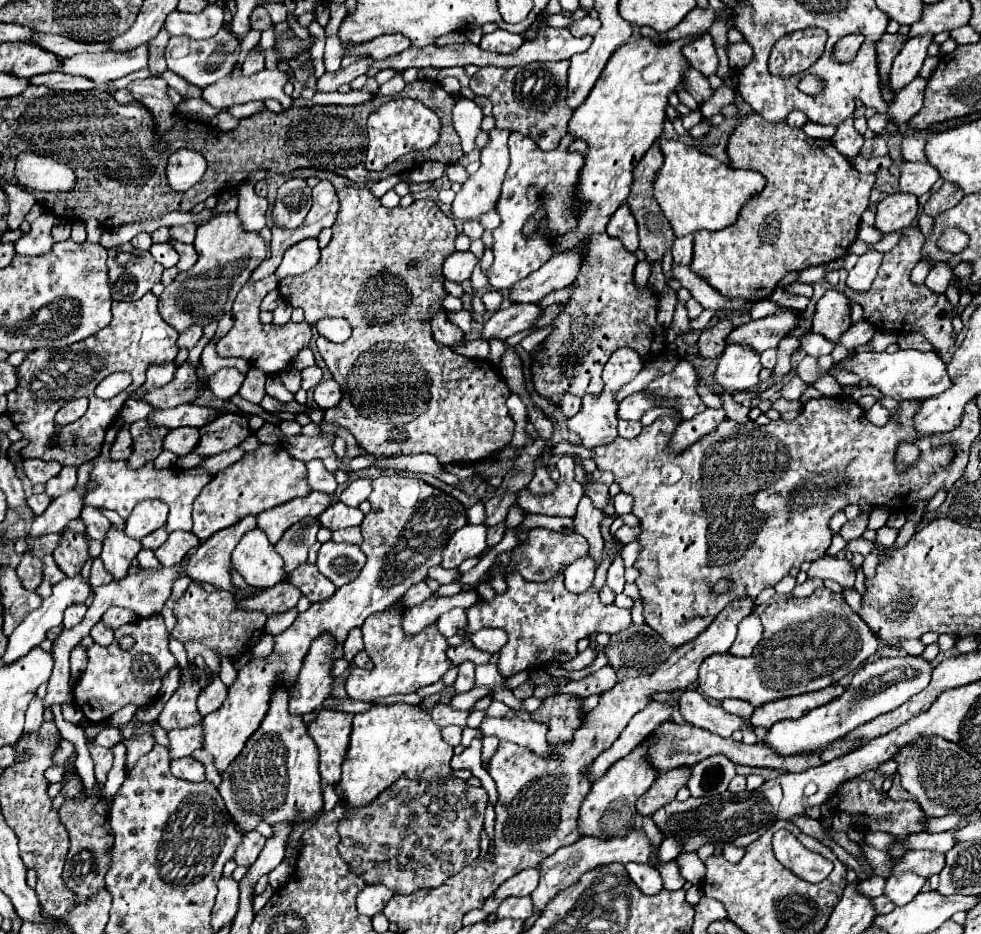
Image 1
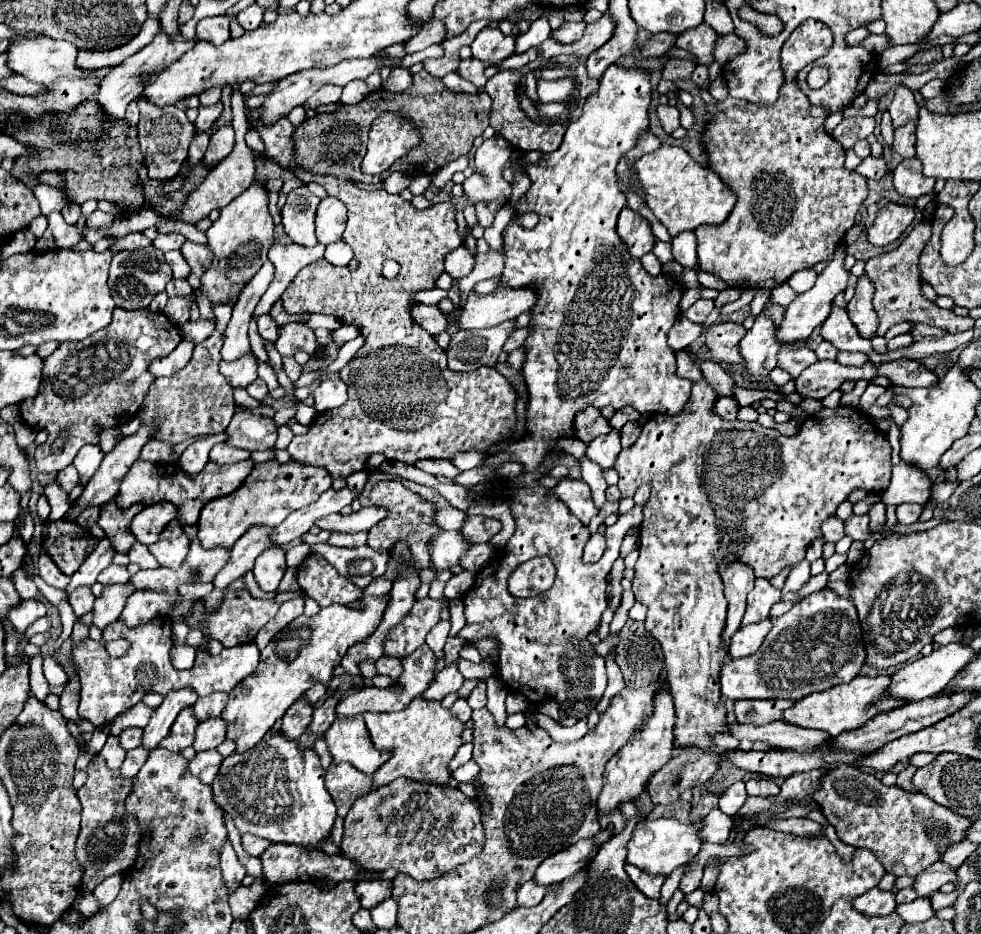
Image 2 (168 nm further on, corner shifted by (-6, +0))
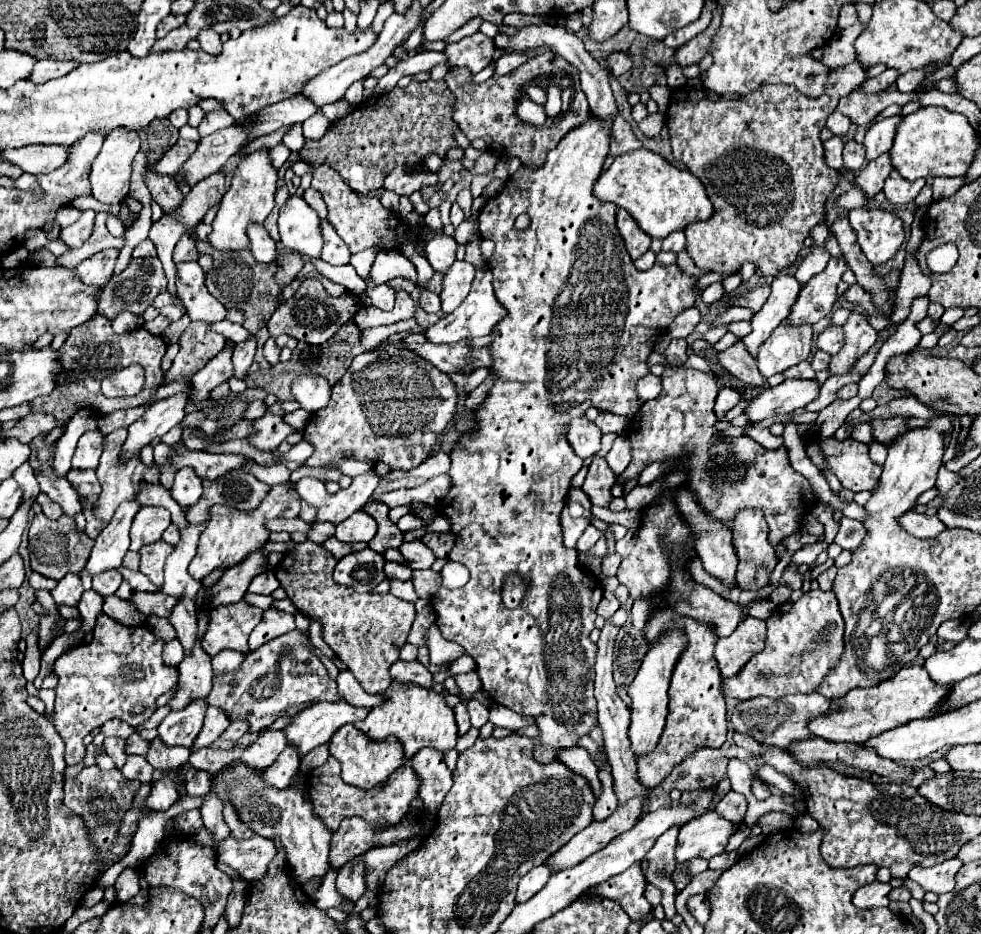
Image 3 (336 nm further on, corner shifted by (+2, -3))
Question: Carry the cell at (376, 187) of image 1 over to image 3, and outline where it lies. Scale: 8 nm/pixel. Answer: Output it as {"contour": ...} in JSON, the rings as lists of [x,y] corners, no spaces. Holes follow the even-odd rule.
{"contour":[[[383,190],[383,196],[381,196],[381,204],[383,204],[387,210],[395,212],[399,206],[399,196],[391,190]]]}

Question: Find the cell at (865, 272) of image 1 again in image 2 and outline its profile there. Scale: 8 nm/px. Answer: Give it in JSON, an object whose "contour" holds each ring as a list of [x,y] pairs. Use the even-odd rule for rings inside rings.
{"contour":[[[863,273],[857,281],[855,297],[847,305],[847,313],[849,313],[851,321],[855,323],[861,337],[873,337],[875,331],[877,331],[877,323],[879,323],[877,315],[875,315],[875,309],[871,305],[871,295],[875,295],[873,283]]]}

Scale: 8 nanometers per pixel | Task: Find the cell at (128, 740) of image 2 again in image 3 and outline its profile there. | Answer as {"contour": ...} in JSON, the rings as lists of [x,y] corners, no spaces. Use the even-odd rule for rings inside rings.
{"contour":[[[133,732],[129,738],[127,738],[127,748],[125,752],[127,754],[135,754],[135,756],[147,756],[147,750],[149,750],[149,742],[143,740],[137,732]]]}

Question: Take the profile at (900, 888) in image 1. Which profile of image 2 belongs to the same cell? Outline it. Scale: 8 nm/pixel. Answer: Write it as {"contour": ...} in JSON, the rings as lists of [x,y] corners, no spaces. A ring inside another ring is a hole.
{"contour":[[[937,861],[933,863],[931,867],[927,867],[925,871],[921,871],[921,875],[915,877],[915,883],[913,883],[913,889],[917,891],[919,897],[929,897],[931,893],[939,891],[939,887],[943,883],[957,883],[957,875],[955,875],[955,869],[951,869],[949,865]]]}

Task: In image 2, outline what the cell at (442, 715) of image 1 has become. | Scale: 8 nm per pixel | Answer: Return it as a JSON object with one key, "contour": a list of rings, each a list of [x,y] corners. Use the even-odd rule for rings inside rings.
{"contour":[[[461,697],[453,703],[451,713],[453,713],[461,723],[467,723],[467,721],[471,719],[471,707],[469,707],[469,705],[467,705],[467,701],[465,701],[465,699],[461,699]]]}

